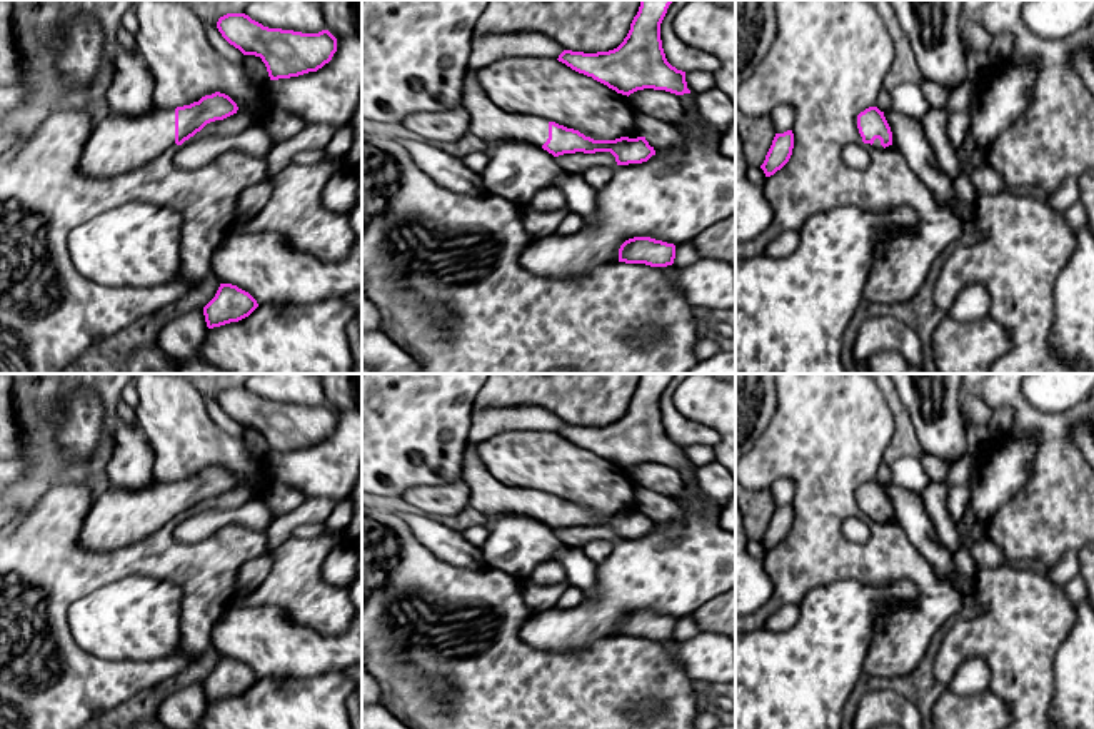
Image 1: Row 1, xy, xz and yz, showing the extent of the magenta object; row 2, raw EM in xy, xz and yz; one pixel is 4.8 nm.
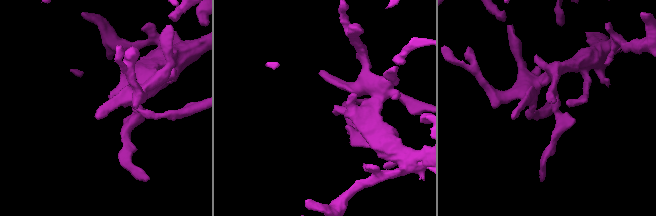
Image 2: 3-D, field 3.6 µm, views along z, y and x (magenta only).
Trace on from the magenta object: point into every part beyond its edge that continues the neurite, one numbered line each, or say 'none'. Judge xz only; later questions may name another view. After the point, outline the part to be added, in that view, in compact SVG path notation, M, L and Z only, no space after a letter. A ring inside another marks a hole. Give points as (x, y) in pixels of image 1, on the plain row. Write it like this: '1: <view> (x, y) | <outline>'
1: xz (489, 496) | M474 445L464 454L464 479L470 492L469 505L489 520L504 514L530 515L542 520L549 512L549 495L499 482L484 465Z

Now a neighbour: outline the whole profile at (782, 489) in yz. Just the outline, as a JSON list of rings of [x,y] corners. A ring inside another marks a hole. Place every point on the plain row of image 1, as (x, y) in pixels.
[[[789,477],[777,479],[769,489],[775,507],[784,507],[792,502],[795,485],[794,480]]]

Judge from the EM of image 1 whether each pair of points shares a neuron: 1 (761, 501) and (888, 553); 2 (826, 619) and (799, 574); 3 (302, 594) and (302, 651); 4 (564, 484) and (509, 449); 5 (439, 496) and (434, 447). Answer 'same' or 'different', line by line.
1: different
2: different
3: different
4: same
5: different

